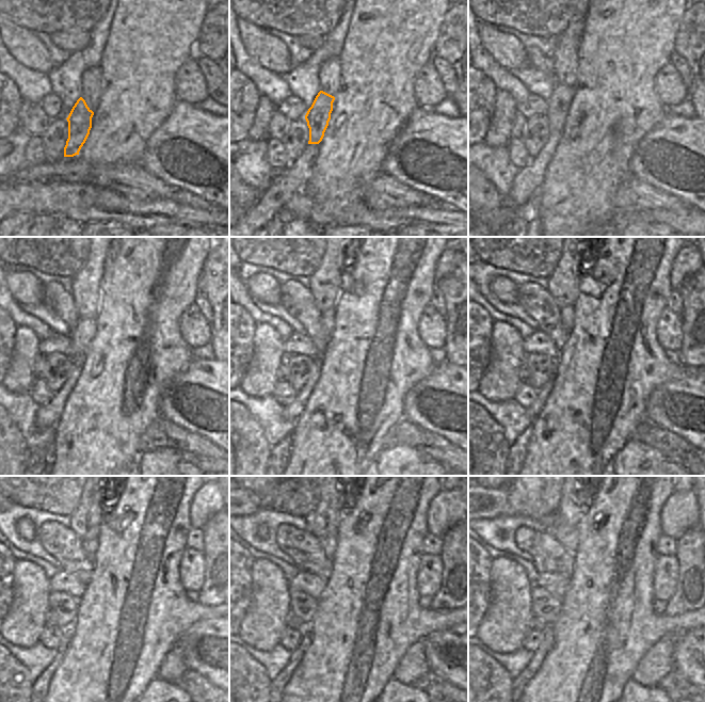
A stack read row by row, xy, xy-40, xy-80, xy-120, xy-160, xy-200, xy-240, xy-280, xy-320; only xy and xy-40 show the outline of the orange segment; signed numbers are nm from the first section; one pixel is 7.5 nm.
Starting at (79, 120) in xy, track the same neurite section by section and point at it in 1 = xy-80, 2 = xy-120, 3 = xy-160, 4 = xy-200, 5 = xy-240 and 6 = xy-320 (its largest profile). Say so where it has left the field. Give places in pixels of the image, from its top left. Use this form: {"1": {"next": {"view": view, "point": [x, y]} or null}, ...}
{"1": {"next": {"view": "xy-80", "point": [559, 102]}}, "2": {"next": {"view": "xy-120", "point": [81, 336]}}, "3": {"next": {"view": "xy-160", "point": [327, 319]}}, "4": {"next": {"view": "xy-200", "point": [567, 312]}}, "5": {"next": {"view": "xy-240", "point": [90, 547]}}, "6": {"next": {"view": "xy-320", "point": [516, 497]}}}

